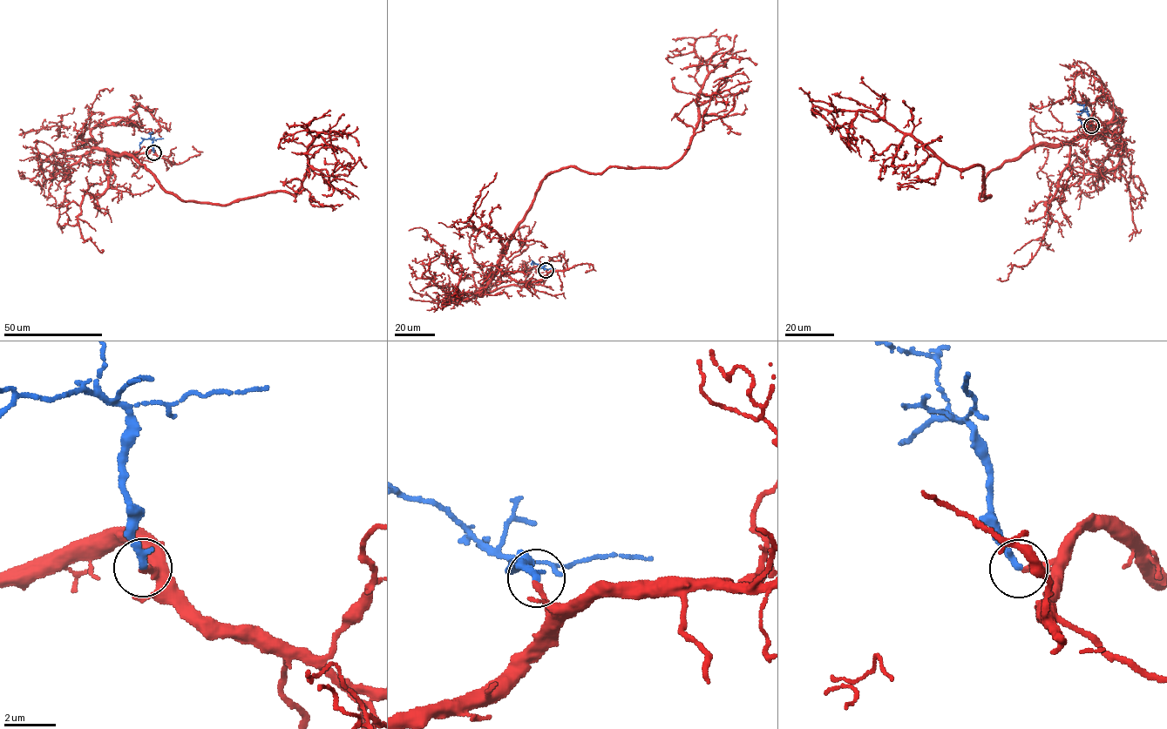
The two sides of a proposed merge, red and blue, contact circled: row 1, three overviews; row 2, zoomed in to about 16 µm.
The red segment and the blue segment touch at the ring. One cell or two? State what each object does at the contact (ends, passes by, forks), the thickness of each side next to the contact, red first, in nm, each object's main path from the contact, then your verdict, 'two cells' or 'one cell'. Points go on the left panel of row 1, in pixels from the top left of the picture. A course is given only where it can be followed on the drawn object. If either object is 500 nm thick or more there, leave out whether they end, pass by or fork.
red ends; blue ends; calibres 220 and 280 nm; course red (153, 152), (106, 151), (183, 201), (220, 205), (295, 193), (317, 136), (346, 169), (365, 168); course blue (153, 151), (152, 140), (147, 138), (141, 142), (139, 149); one cell

